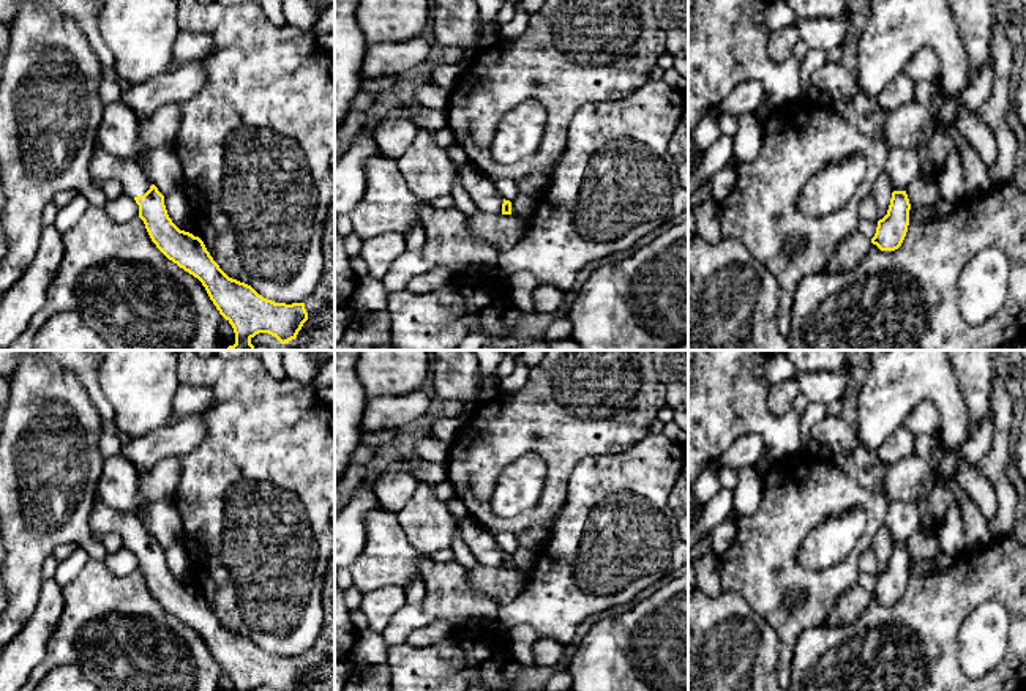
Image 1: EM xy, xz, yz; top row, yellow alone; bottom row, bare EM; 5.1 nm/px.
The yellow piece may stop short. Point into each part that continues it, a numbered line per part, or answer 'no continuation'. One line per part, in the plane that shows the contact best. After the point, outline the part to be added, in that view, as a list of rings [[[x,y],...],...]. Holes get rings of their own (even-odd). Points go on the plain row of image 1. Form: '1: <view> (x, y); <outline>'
1: xy (103, 519); [[[99,499],[88,517],[88,525],[90,530],[99,536],[117,533],[122,538],[122,546],[133,552],[144,549],[152,540],[152,535],[147,532],[136,511],[118,513]]]

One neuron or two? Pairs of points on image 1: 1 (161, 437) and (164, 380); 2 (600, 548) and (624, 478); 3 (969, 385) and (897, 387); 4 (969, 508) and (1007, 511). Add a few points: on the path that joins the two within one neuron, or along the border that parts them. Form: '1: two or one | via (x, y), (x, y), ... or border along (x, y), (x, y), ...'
1: two | border along (172, 423), (125, 437)
2: one | via (616, 530), (616, 510), (624, 496)
3: two | border along (952, 366), (957, 388), (971, 420)
4: two | border along (987, 522), (987, 527), (996, 538)

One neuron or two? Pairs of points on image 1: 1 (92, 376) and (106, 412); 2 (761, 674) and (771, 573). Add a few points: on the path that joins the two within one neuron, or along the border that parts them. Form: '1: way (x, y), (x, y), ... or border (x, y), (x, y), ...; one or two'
1: way (92, 385), (101, 403); one
2: border (741, 595), (775, 633), (780, 642), (780, 657); two

